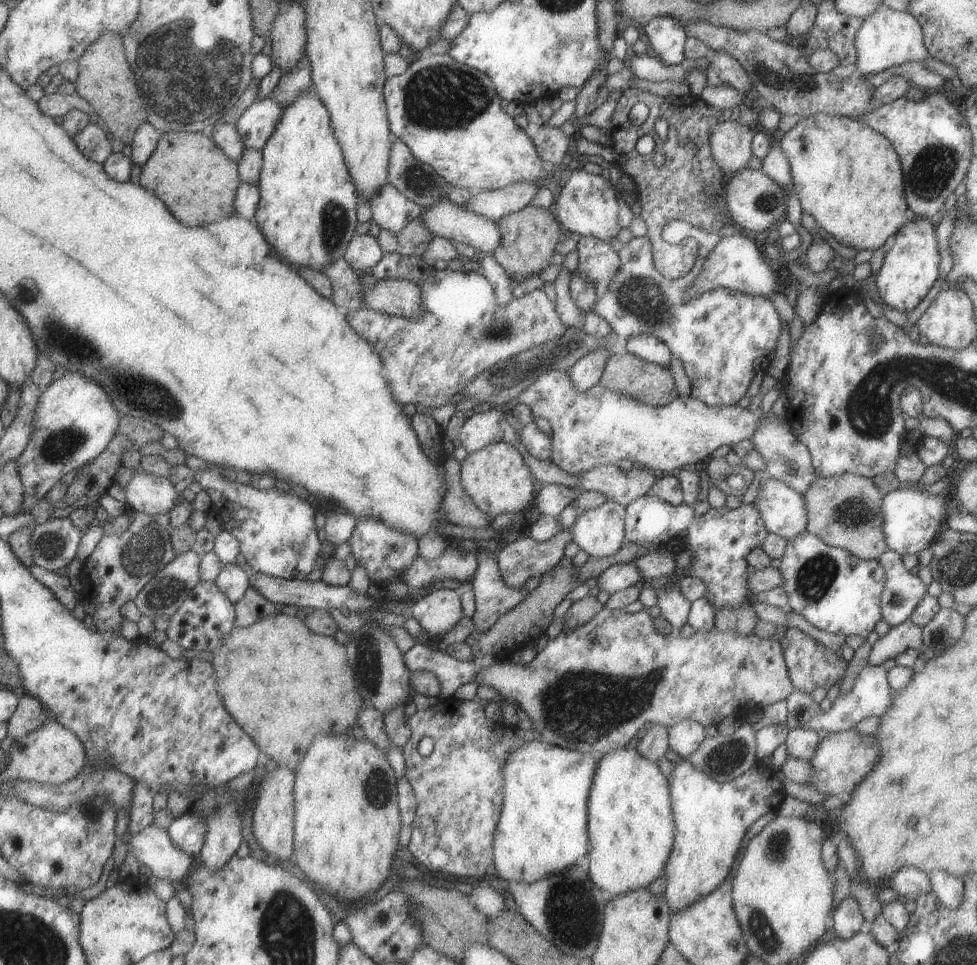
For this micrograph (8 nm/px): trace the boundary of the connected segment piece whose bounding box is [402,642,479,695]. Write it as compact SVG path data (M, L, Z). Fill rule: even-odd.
M417 642L403 655L402 659L409 673L427 671L433 673L439 681L440 687L447 695L452 695L461 684L472 680L478 671L478 661L471 663L459 661L439 650L432 650L429 646Z

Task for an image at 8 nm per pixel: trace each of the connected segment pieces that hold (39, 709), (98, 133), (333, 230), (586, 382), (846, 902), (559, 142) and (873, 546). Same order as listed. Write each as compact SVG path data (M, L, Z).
M19 692L17 708L7 722L8 736L23 739L48 719L50 716L37 697Z
M88 124L80 133L71 137L83 156L102 165L112 153L109 135L101 124Z
M314 90L297 96L283 109L273 134L260 150L262 163L257 180L260 199L253 216L254 224L280 261L291 268L303 267L323 273L330 264L343 257L350 238L355 234L357 194L331 130L327 109Z
M599 347L570 365L567 374L575 391L585 392L599 383L608 356L607 350Z
M851 894L836 904L831 920L837 937L841 939L851 938L866 925L860 906Z
M539 126L538 132L532 139L537 156L551 168L555 168L563 160L569 150L569 139L559 127Z
M853 473L829 478L817 477L803 496L808 518L805 531L818 536L825 544L842 548L849 554L865 560L877 561L889 550L882 529L881 501L884 494L877 489L871 477Z

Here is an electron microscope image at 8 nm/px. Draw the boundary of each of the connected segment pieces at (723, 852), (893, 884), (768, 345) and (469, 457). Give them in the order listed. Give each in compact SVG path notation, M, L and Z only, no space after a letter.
M673 754L670 758L675 765L667 779L675 840L664 864L666 887L663 894L672 915L707 896L730 873L733 875L735 854L741 848L745 831L768 810L775 812L785 793L781 776L759 759L747 772L720 783L694 769L685 759Z
M901 867L896 870L884 885L895 890L897 896L912 900L930 891L928 874L913 867Z
M671 219L663 224L662 240L667 244L679 244L685 237L691 237L698 244L698 254L694 265L685 276L667 279L655 270L651 261L651 247L647 236L633 237L623 248L619 248L619 270L611 278L607 288L597 297L592 310L608 323L612 332L627 340L633 335L651 335L667 345L672 356L681 361L682 367L690 381L690 395L710 407L739 404L749 382L757 372L766 372L775 352L775 342L781 334L781 320L773 303L763 297L754 297L732 291L728 288L715 287L704 293L697 293L686 300L686 291L698 278L703 260L719 242L720 236L691 226L688 222Z
M499 441L468 452L460 462L460 485L473 504L489 518L503 512L523 510L533 500L538 484L513 445Z

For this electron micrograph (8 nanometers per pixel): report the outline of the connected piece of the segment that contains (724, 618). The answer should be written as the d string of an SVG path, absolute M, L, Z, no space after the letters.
M745 603L741 607L714 609L714 628L720 631L731 631L743 636L753 635L758 618L753 604Z

